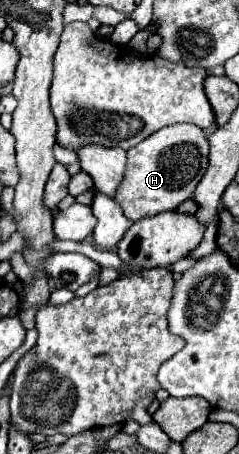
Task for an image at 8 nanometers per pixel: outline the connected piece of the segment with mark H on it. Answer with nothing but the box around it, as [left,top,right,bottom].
[113,124,207,222]

